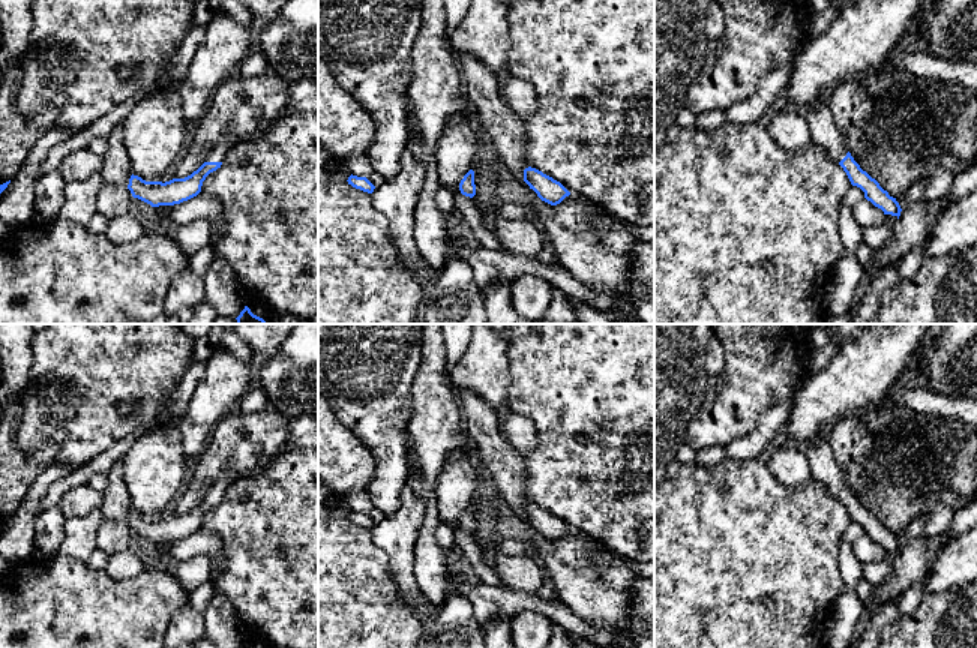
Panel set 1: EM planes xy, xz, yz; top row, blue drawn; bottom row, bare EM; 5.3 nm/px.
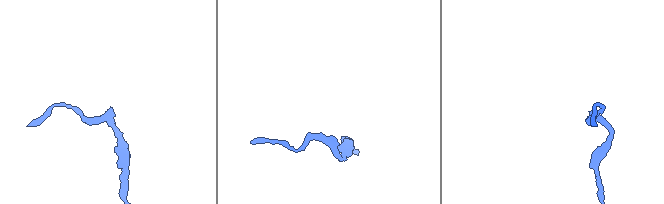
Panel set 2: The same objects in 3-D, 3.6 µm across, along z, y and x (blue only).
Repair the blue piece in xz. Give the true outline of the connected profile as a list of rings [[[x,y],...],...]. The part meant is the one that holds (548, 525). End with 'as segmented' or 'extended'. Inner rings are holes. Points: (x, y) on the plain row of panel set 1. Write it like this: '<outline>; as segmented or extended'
[[[531,502],[524,506],[524,518],[542,537],[551,542],[560,540],[570,531],[570,528],[560,518]]]; as segmented

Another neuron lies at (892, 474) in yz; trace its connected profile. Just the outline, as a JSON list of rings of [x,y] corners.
[[[911,411],[902,424],[894,420],[881,422],[875,436],[869,432],[867,420],[851,416],[839,420],[825,434],[842,480],[860,504],[893,534],[905,531],[911,520],[932,512],[936,504],[935,492],[941,486],[941,476],[933,466],[944,470],[950,452],[947,435],[963,426],[954,418],[935,417],[935,426],[941,430],[939,448],[935,452],[926,444],[926,435],[920,428],[923,417],[924,414]]]

